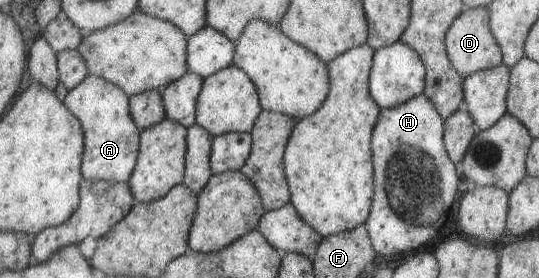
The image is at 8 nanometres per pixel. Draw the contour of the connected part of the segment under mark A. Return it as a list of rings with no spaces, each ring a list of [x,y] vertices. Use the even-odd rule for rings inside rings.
[[[89,73],[79,86],[68,90],[64,102],[84,127],[84,179],[128,183],[140,158],[142,132],[132,116],[130,95],[115,82]]]

